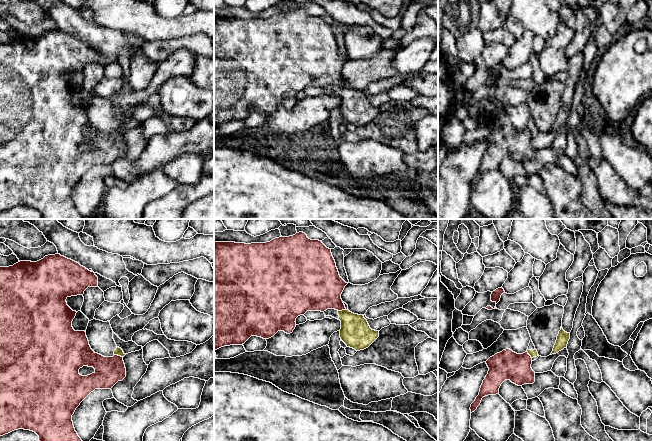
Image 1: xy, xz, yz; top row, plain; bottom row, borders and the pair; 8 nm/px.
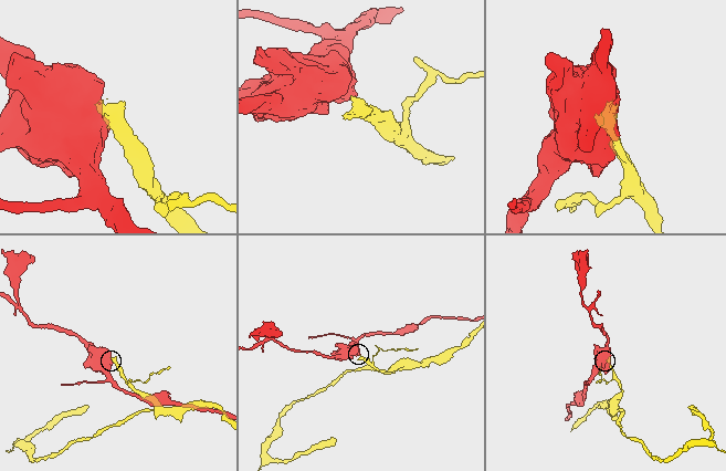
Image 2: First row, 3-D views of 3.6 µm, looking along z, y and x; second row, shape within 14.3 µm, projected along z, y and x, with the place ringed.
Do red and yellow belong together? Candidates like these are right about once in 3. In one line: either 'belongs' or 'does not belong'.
does not belong

